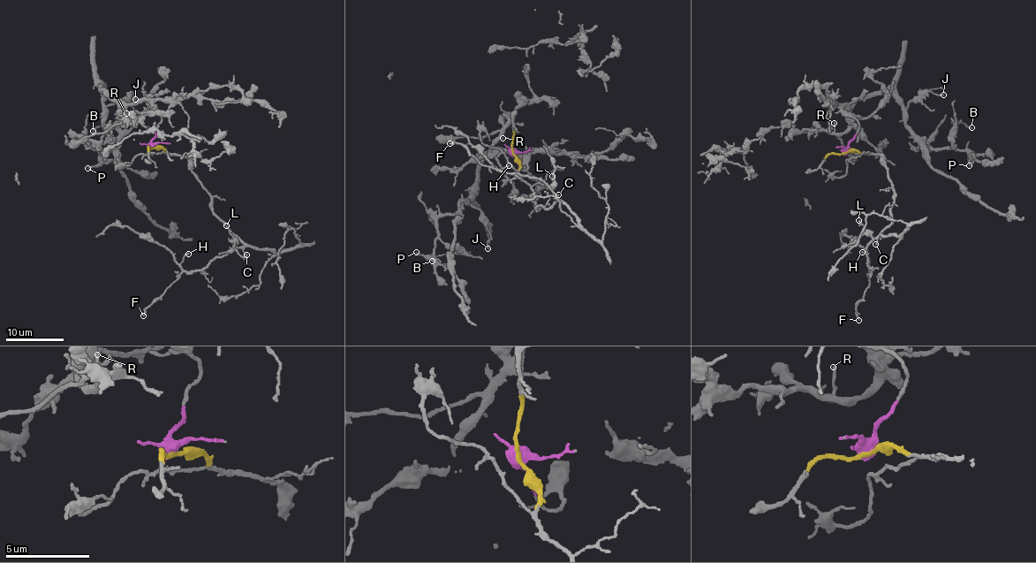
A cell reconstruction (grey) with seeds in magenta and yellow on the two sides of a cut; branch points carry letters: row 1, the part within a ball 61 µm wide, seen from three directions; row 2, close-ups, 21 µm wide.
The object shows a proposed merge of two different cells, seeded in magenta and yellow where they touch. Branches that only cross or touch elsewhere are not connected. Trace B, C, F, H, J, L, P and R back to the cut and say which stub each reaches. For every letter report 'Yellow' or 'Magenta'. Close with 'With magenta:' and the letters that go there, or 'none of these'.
B: Magenta
C: Yellow
F: Yellow
H: Yellow
J: Magenta
L: Yellow
P: Magenta
R: Magenta
With magenta: B, J, P, R

